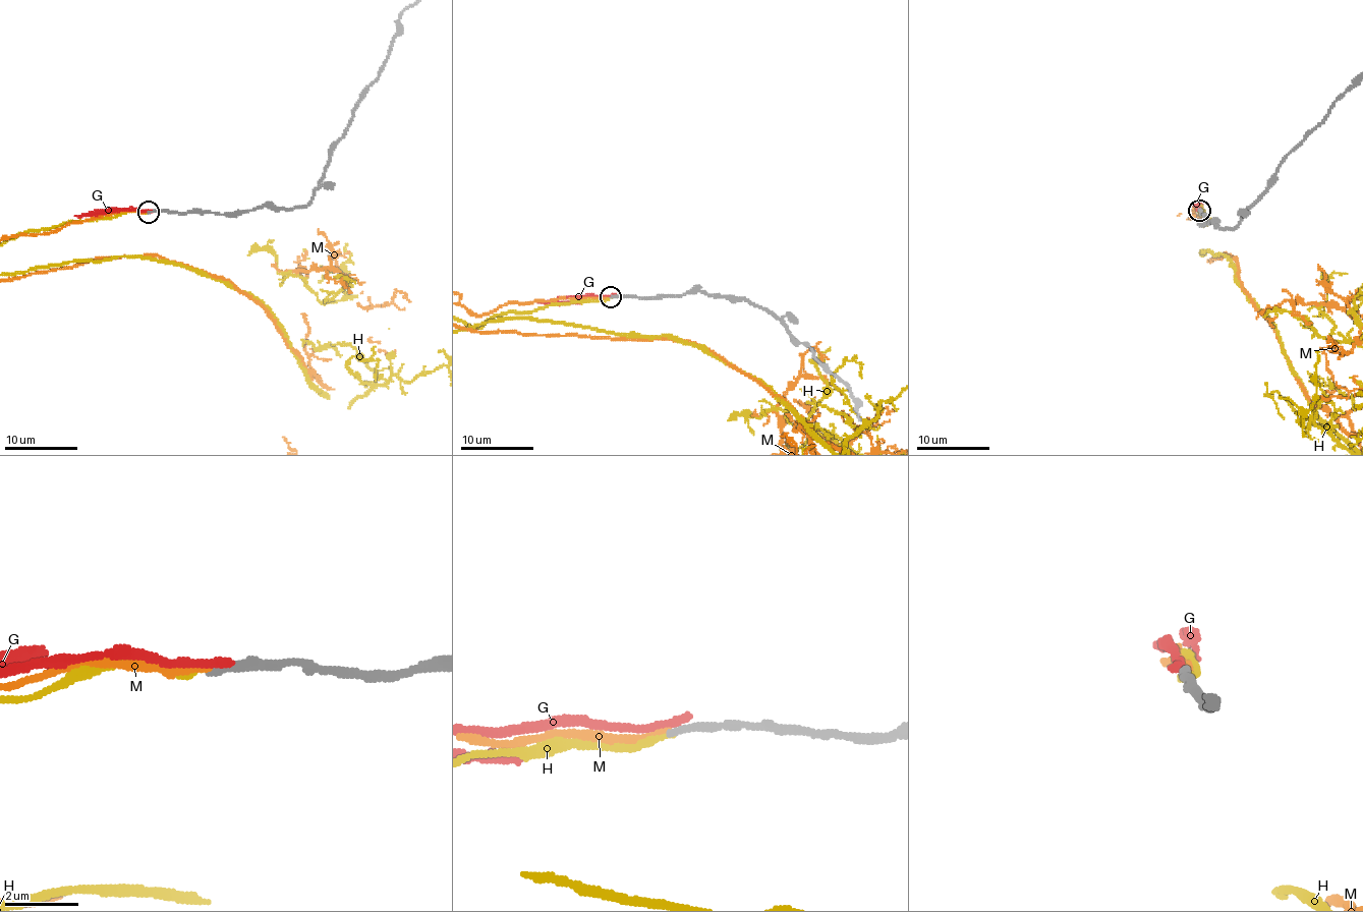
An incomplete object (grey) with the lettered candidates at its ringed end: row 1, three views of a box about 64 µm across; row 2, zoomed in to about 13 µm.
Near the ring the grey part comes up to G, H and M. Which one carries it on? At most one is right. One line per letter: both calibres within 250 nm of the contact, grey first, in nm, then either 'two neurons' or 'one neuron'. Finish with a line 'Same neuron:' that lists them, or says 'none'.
G: 240 nm thick on the grey side, 280 nm on the other; two neurons
H: 220 nm thick on the grey side, 140 nm on the other; one neuron
M: 200 nm thick on the grey side, 190 nm on the other; two neurons
Same neuron: H

